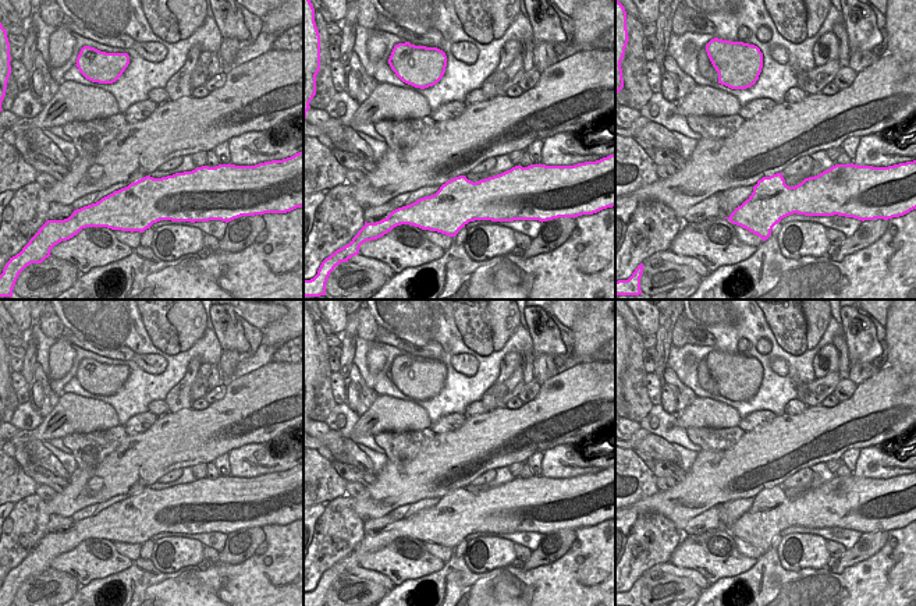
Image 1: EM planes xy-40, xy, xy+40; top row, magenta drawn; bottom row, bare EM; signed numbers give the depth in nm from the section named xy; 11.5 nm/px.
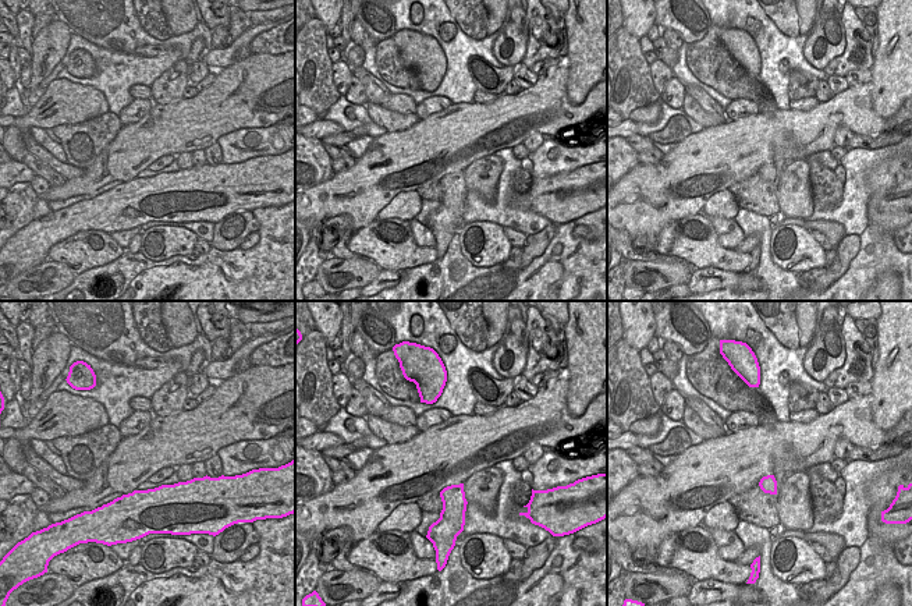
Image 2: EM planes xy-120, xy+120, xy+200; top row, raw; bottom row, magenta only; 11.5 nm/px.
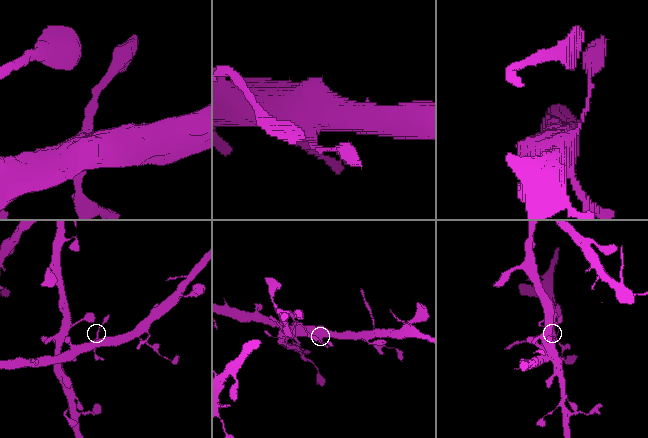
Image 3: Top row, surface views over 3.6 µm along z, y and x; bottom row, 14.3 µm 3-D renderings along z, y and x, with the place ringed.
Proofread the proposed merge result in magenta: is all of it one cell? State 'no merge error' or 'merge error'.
merge error

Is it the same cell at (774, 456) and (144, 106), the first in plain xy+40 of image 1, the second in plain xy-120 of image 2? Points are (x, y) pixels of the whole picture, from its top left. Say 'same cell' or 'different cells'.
different cells

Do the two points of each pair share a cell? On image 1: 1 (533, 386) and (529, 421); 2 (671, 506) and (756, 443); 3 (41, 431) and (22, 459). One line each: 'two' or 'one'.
1: two
2: one
3: two

